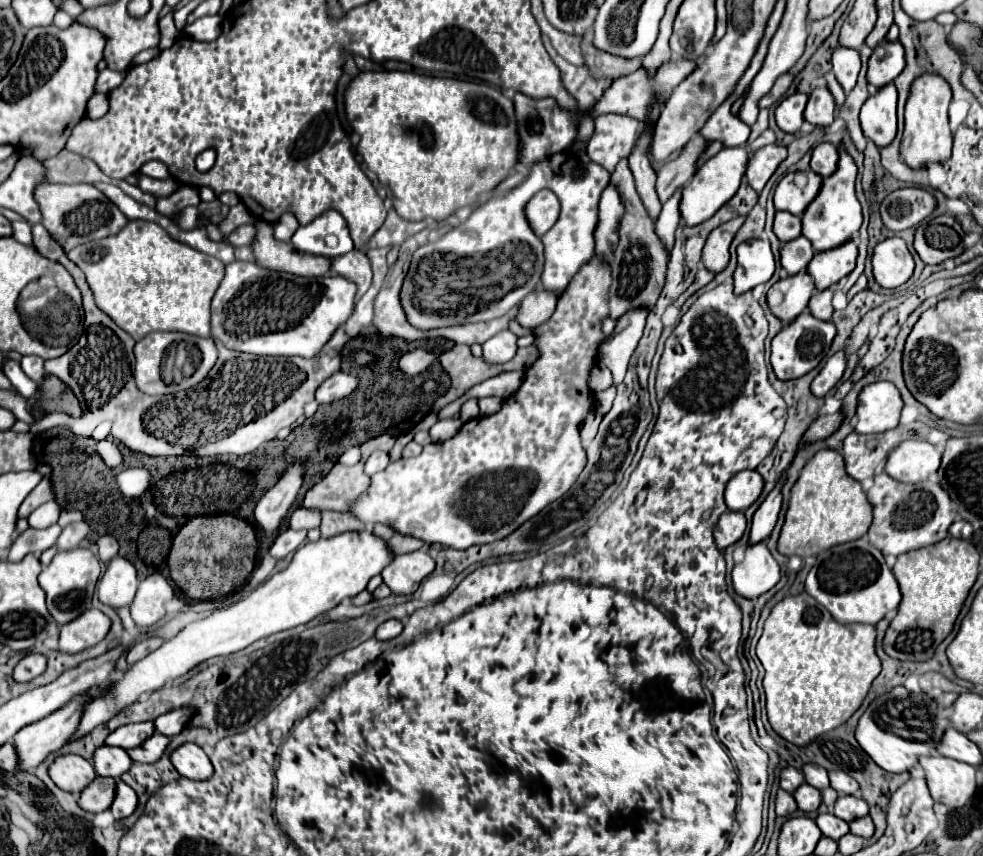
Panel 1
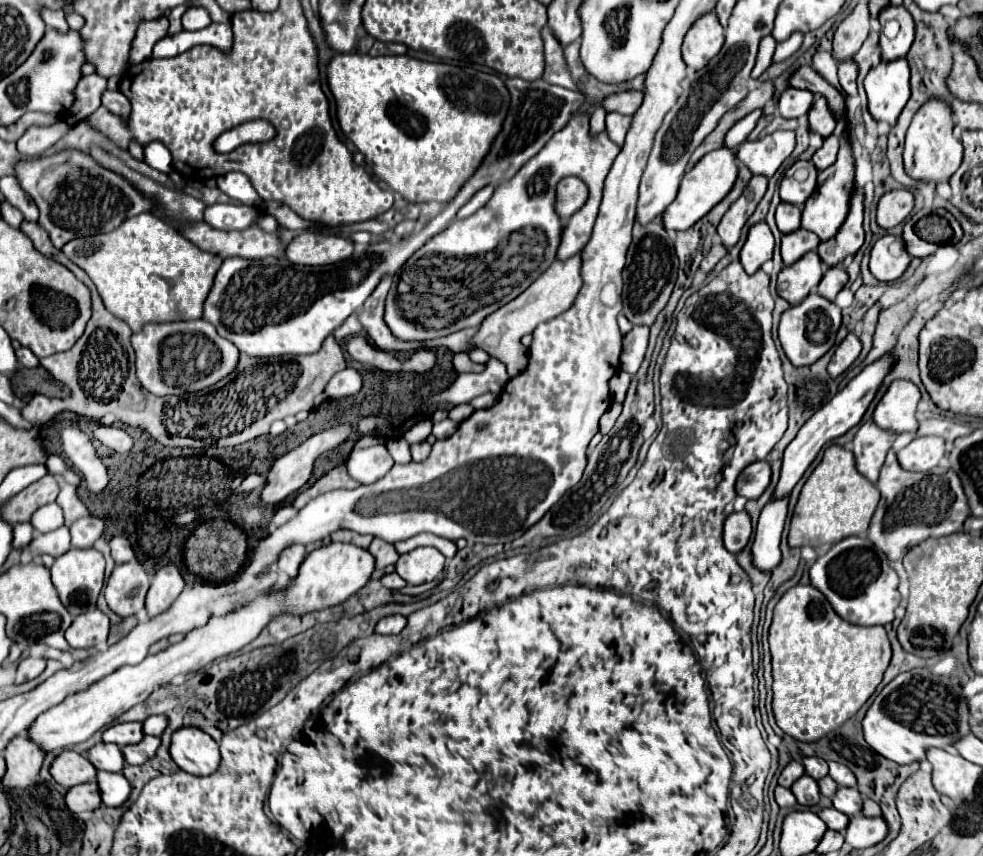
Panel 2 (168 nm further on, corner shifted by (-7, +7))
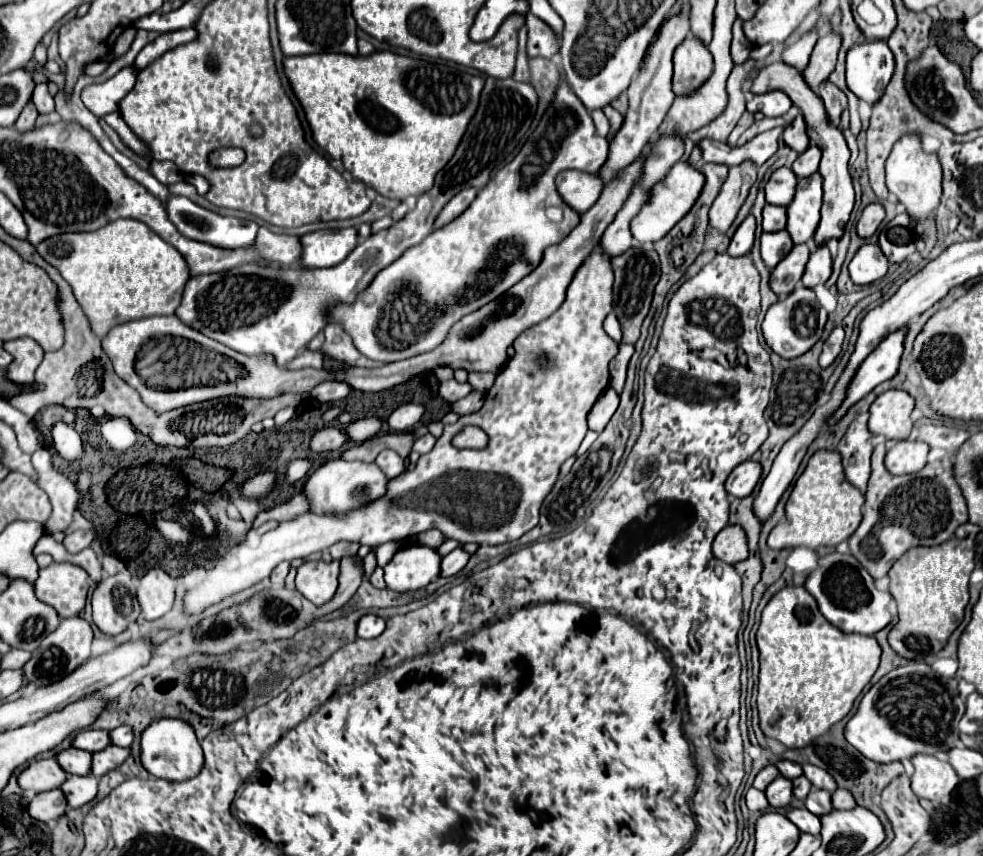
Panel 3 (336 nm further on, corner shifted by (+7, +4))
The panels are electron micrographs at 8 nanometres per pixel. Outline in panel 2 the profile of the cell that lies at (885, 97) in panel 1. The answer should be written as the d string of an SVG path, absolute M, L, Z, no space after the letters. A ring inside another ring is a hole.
M901 58L901 62L881 62L879 66L871 68L871 72L865 78L865 92L867 92L867 100L869 100L869 114L875 120L883 120L889 126L895 126L903 106L909 100L909 66L907 66L907 60Z

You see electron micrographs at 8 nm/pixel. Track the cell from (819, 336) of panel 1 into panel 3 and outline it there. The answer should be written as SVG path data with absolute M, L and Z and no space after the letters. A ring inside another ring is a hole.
M799 285L799 287L795 287L795 291L789 297L773 303L767 309L761 329L763 329L763 337L765 337L767 345L777 355L781 355L785 359L793 359L793 357L799 357L801 353L809 351L821 339L825 321L827 321L827 311L819 305L815 291Z

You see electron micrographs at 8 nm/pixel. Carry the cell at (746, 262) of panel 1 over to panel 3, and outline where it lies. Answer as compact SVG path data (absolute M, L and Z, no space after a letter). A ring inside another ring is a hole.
M749 213L743 219L743 223L737 227L727 253L733 255L733 257L747 255L751 251L751 247L753 247L753 239L755 239L755 217Z

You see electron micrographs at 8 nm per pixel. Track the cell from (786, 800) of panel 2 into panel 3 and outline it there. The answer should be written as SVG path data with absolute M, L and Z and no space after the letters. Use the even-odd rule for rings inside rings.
M753 787L745 795L745 803L747 803L749 811L765 811L765 809L769 809L769 801L767 801L765 793L761 793L761 791L753 789Z

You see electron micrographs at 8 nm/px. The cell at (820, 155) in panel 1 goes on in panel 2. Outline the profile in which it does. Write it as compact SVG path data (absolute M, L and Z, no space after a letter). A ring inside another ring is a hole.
M831 134L823 140L823 146L813 154L813 164L817 166L817 170L825 170L835 162L837 148L839 148L839 140L835 134Z

